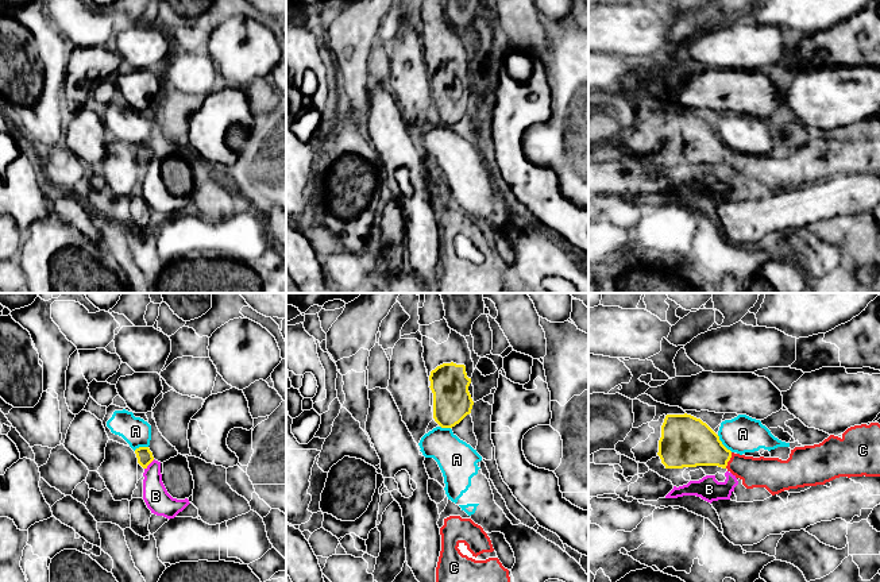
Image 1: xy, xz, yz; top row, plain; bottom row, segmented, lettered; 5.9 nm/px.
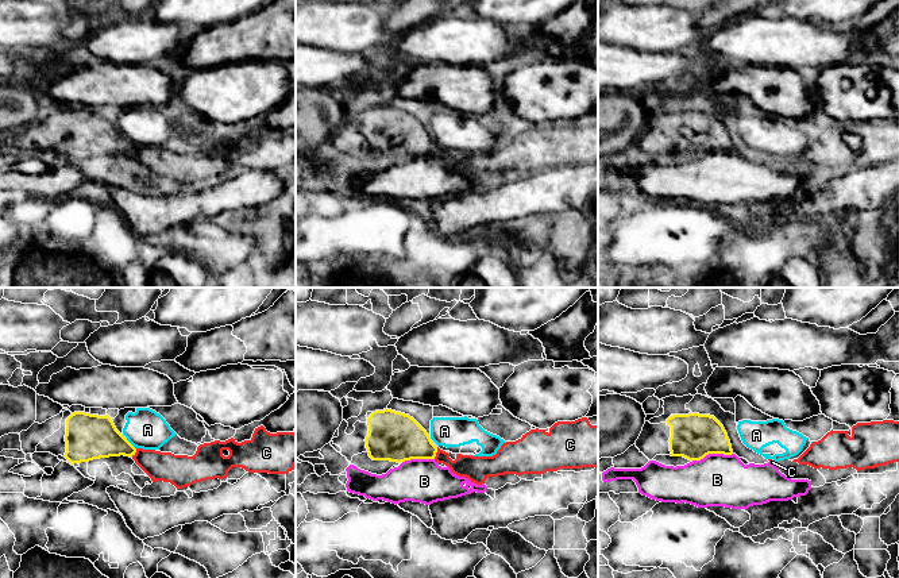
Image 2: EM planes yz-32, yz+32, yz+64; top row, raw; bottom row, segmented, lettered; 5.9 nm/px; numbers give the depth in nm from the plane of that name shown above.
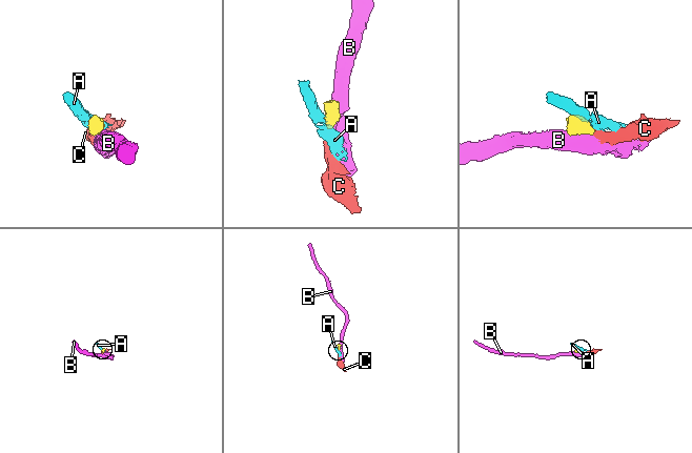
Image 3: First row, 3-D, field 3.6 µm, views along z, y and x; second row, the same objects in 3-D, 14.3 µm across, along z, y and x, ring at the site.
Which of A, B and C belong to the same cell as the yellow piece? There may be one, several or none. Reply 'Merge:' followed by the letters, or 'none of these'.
Merge: C

